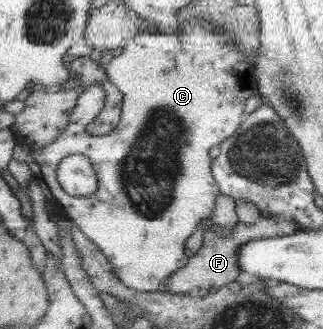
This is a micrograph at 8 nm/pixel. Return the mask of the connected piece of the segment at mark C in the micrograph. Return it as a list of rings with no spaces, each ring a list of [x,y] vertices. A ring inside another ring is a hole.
[[[198,19],[196,23],[188,23],[188,21],[185,21],[184,26],[184,33],[180,35],[178,34],[164,34],[161,31],[154,33],[154,34],[140,34],[137,35],[134,38],[131,38],[127,41],[127,44],[125,47],[120,50],[116,57],[113,57],[105,66],[105,70],[107,71],[109,80],[114,83],[114,85],[117,85],[118,88],[120,88],[120,91],[123,93],[123,111],[121,115],[120,123],[118,124],[118,127],[112,131],[112,133],[109,133],[106,136],[93,136],[90,135],[87,132],[87,125],[84,125],[82,121],[72,121],[72,116],[70,116],[70,123],[66,130],[62,131],[63,134],[58,134],[54,139],[53,142],[50,145],[47,145],[48,147],[42,147],[42,149],[36,149],[34,151],[34,162],[29,164],[33,175],[32,177],[38,182],[39,187],[43,191],[43,195],[64,209],[64,211],[67,213],[68,219],[73,221],[73,223],[77,223],[79,225],[79,228],[83,230],[84,233],[87,234],[88,237],[91,238],[91,240],[98,245],[104,252],[104,255],[111,261],[111,264],[113,265],[113,269],[115,270],[115,274],[128,286],[134,289],[137,289],[138,291],[145,291],[145,292],[162,292],[166,291],[166,283],[168,280],[170,280],[171,274],[174,272],[178,272],[179,269],[182,269],[188,262],[189,257],[187,254],[187,241],[192,237],[192,235],[195,234],[195,231],[199,228],[199,225],[204,223],[205,220],[210,219],[213,216],[213,213],[215,212],[215,207],[217,204],[217,196],[221,192],[221,189],[219,188],[219,184],[216,181],[215,174],[212,171],[212,162],[213,159],[211,158],[211,150],[213,148],[216,148],[217,146],[220,146],[223,141],[226,141],[230,139],[232,136],[235,135],[235,133],[240,129],[240,126],[244,123],[244,120],[246,119],[246,113],[244,112],[244,109],[246,109],[246,101],[248,101],[248,97],[252,97],[252,95],[260,95],[259,89],[258,89],[258,83],[256,83],[256,77],[254,77],[254,73],[250,73],[250,61],[244,61],[244,55],[242,55],[242,51],[236,47],[236,45],[232,45],[232,43],[226,43],[226,37],[222,37],[222,33],[218,33],[218,27],[215,27],[211,21],[202,21],[202,19]],[[71,155],[86,155],[88,159],[93,163],[94,169],[96,170],[98,181],[99,181],[99,188],[96,190],[96,193],[94,195],[88,195],[86,197],[80,197],[80,196],[74,196],[68,192],[65,191],[61,183],[59,182],[58,178],[58,167],[60,165],[60,162]]]

